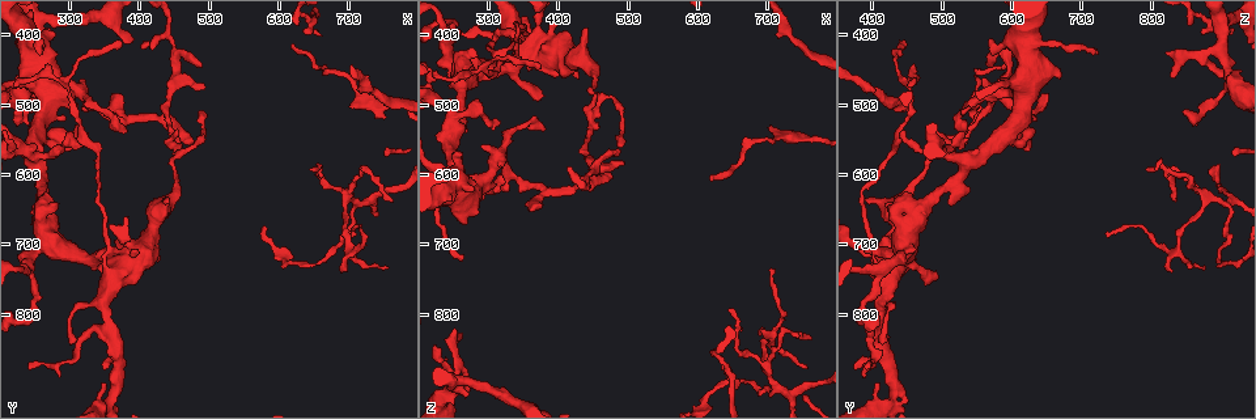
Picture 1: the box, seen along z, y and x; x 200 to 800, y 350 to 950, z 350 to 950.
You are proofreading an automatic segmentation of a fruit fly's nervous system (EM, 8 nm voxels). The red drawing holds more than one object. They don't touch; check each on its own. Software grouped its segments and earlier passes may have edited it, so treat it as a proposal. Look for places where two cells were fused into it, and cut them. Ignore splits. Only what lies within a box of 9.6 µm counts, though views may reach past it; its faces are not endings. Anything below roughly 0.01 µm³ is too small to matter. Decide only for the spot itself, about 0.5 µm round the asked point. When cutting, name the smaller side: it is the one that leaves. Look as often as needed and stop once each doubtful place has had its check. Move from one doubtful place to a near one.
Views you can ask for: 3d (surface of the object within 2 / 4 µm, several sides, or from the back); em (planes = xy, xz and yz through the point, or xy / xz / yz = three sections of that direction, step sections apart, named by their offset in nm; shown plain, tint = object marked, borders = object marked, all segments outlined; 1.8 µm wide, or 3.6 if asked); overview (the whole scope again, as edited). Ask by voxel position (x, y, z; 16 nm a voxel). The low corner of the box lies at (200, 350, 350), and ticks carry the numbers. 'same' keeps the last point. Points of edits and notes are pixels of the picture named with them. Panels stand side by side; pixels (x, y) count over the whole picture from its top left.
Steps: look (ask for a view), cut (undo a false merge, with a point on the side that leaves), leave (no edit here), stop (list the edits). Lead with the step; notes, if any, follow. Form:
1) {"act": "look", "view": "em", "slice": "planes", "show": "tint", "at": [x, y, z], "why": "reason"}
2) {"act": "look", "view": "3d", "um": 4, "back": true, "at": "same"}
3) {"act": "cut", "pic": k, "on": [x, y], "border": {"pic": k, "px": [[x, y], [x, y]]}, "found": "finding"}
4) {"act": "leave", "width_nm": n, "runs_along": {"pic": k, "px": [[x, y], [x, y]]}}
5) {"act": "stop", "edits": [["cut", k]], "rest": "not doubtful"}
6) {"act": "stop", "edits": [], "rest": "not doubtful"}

{"act": "look", "view": "em", "slice": "yz", "step": 8, "show": "tint", "at": [690, 645, 880], "why": "sharp bend"}

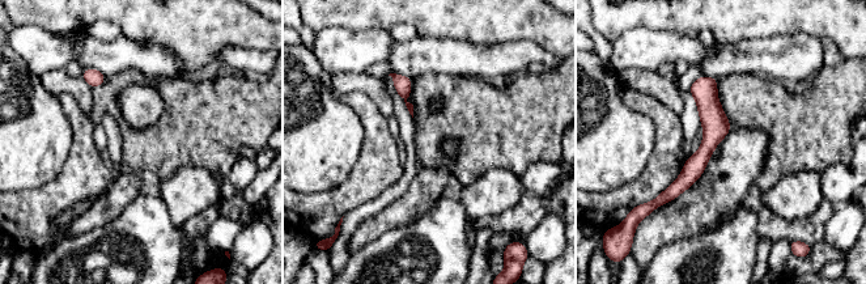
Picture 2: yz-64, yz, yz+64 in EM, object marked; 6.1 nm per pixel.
{"act": "look", "view": "em", "slice": "planes", "show": "tint", "at": "same"}

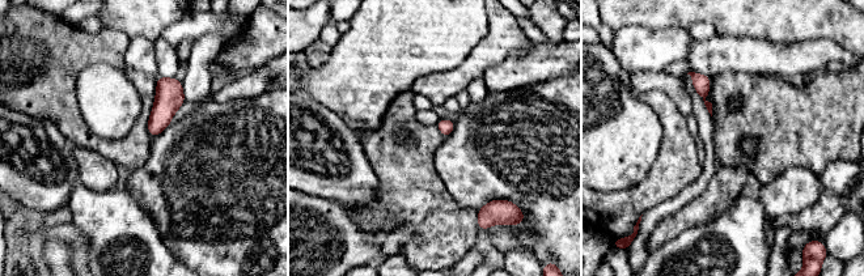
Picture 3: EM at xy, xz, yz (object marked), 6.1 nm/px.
{"act": "leave", "found": "one cell here"}

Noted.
{"act": "look", "view": "em", "slice": "planes", "show": "tint", "at": [355, 815, 410], "why": "a fork"}

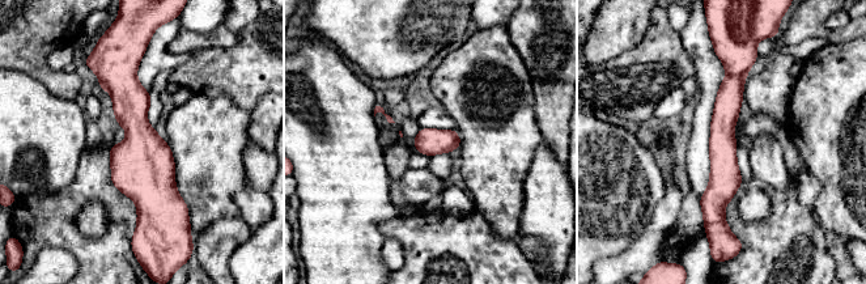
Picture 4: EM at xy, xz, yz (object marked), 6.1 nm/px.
{"act": "leave", "width_nm": 160, "runs_along": {"pic": 4, "px": [[730, 64], [717, 221]]}, "found": "one cell here"}

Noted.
{"act": "look", "view": "em", "um": 3.6, "slice": "xz", "step": 16, "show": "tint", "at": [365, 715, 420], "why": "sharp bend"}

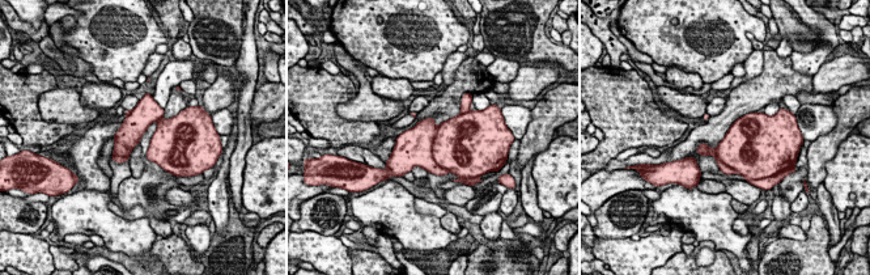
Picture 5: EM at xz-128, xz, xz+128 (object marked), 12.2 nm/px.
{"act": "look", "view": "em", "um": 3.6, "slice": "planes", "show": "tint", "at": "same", "why": "another direction"}

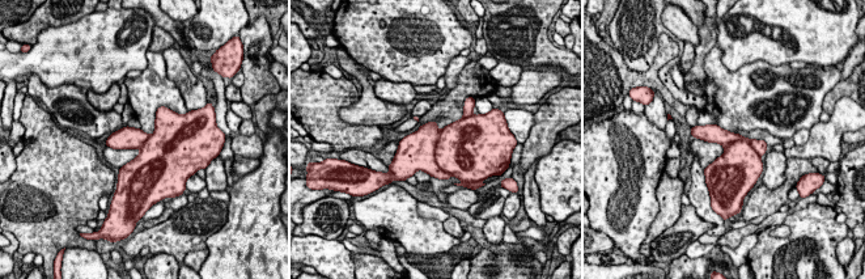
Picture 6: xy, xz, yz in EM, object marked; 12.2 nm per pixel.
{"act": "cut", "pic": 6, "on": [453, 155], "border": {"pic": 6, "px": [[441, 131], [435, 163], [449, 174]]}, "found": "a second cell is stuck on"}

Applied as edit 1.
{"act": "look", "view": "em", "um": 3.6, "slice": "planes", "show": "tint", "at": [315, 480, 590], "why": "sudden change in width"}

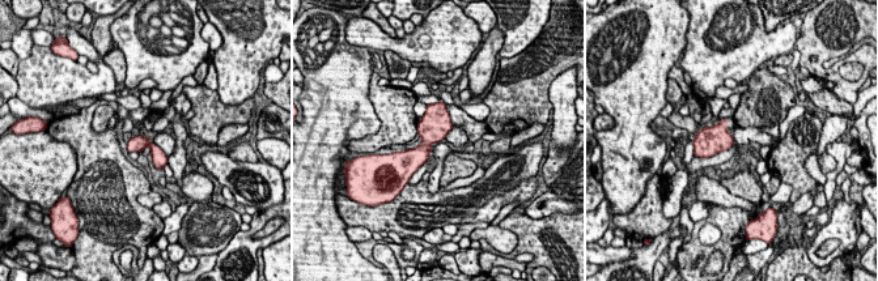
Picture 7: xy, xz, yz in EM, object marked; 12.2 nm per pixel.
{"act": "leave", "width_nm": 190, "found": "all the same cell"}

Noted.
{"act": "look", "view": "3d", "um": 4, "at": [275, 535, 625]}

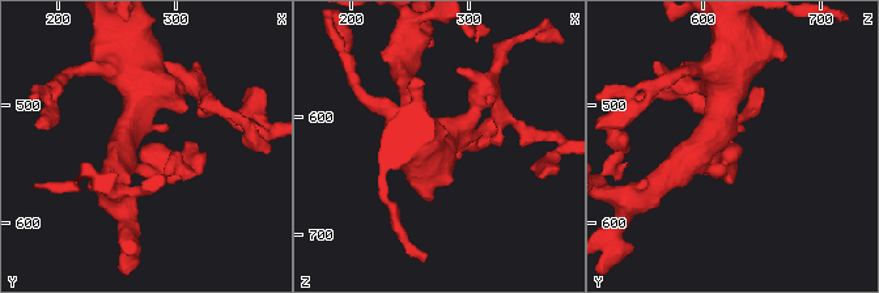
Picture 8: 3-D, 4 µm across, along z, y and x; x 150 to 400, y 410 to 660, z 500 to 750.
{"act": "look", "view": "em", "slice": "planes", "show": "tint", "at": [276, 532, 622], "arms": 3, "arm_widths_nm": [260, 320, 550], "why": "need the tissue"}

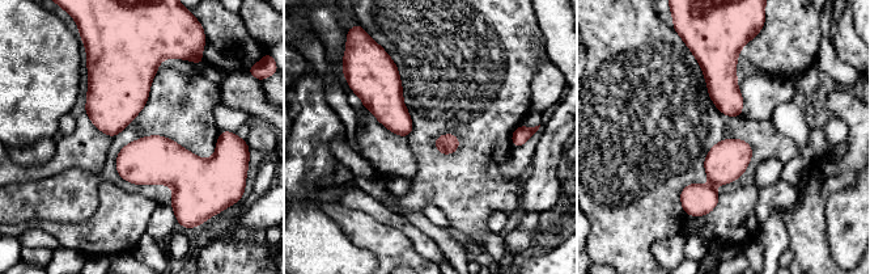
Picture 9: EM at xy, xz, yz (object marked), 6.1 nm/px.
{"act": "leave", "width_nm": 120, "found": "continuous, no second cell"}

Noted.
{"act": "stop", "edits": [["cut", 6]], "rest": "not doubtful"}

